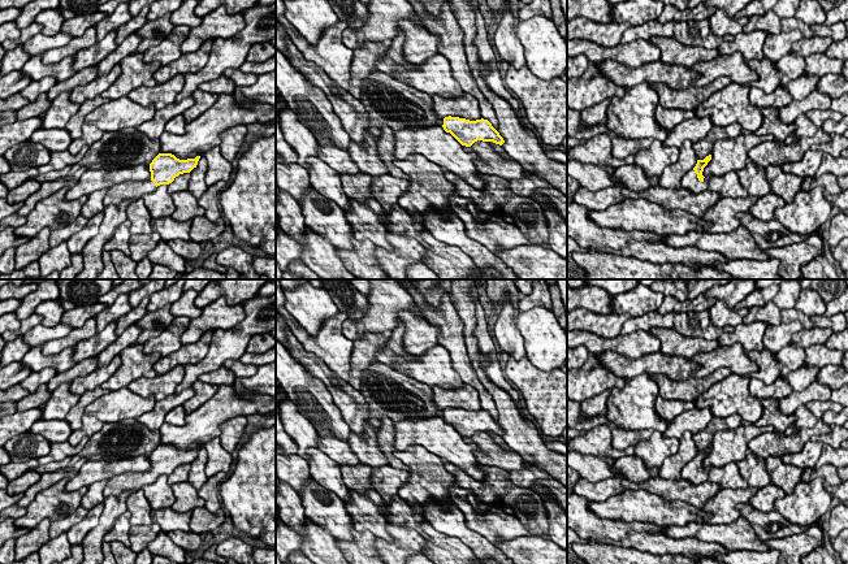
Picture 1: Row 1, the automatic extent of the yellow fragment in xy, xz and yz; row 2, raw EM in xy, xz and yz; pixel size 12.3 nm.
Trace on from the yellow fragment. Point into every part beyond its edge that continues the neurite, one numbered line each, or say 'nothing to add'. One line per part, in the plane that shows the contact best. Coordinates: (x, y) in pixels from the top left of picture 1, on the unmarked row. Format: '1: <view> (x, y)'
1: yz (689, 472)

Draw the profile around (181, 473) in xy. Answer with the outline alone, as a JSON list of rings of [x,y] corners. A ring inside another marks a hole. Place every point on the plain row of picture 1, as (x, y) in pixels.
[[[183,464],[176,468],[174,472],[168,476],[168,485],[173,486],[178,482],[187,482],[190,469],[191,464]]]

